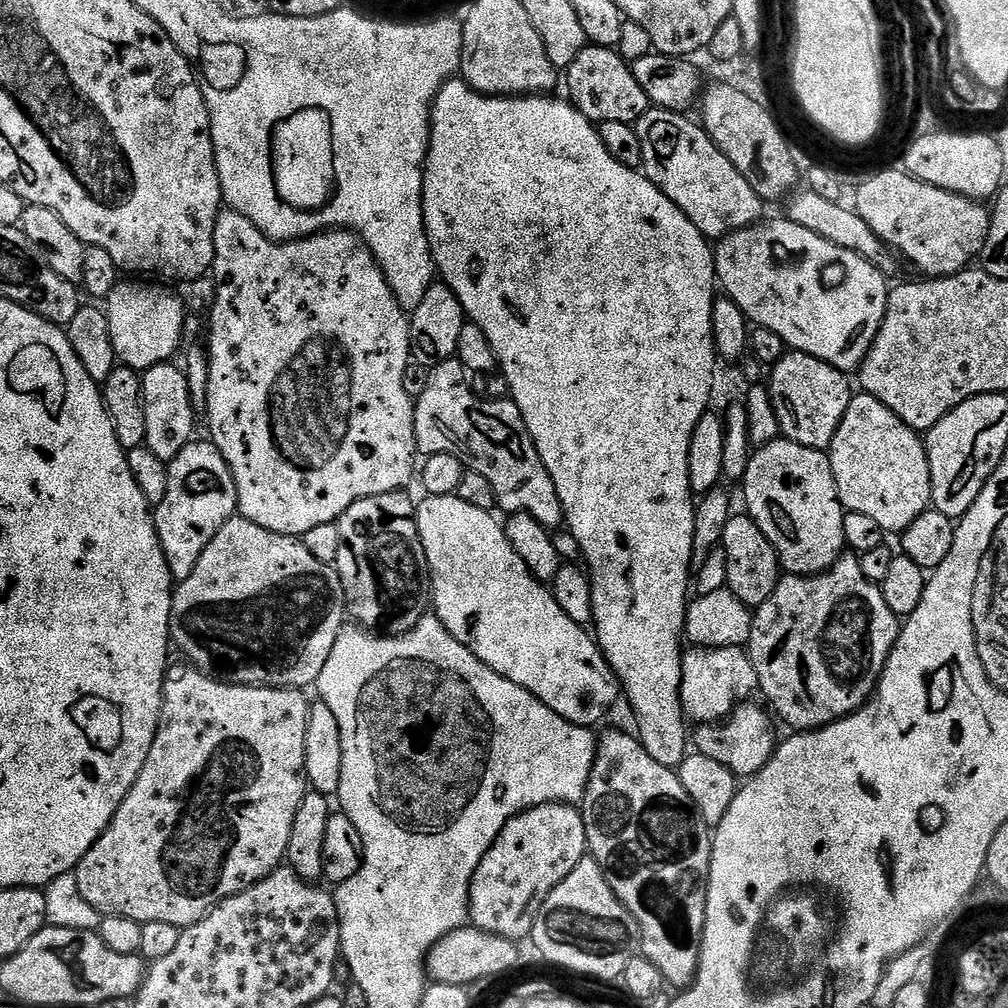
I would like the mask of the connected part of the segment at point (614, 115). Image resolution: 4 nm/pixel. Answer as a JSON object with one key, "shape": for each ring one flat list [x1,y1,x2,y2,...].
{"shape":[[585,46,578,58,570,62,566,76,567,99,587,120,597,126,606,122,635,125,636,120,648,112,650,101,646,90,638,86,638,78,634,78,629,61,625,60,616,48]]}

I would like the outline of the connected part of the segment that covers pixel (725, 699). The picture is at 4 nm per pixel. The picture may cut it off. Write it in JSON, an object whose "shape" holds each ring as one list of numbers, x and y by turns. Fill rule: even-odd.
{"shape":[[692,646,683,653,680,705,685,717,693,725,708,726,713,722,723,721,732,715,737,705,751,697,748,696,751,692,756,691,754,666,743,647,702,648]]}

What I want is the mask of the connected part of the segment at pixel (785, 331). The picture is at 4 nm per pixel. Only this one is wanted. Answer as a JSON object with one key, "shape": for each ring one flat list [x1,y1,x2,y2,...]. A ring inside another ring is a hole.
{"shape":[[787,218,767,220,715,241,716,279,723,295,736,304,753,325,774,330,791,351,810,354,842,373,855,373,884,321,889,277,866,262,866,258,842,250,842,246,826,242,826,238,818,238,818,234,806,230,806,226,798,226,798,222]]}

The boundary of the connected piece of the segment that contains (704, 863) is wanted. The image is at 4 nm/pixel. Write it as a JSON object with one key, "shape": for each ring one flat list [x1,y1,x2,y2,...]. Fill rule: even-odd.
{"shape":[[631,731,628,732,600,732,596,742,596,757,590,770,588,785,584,791,582,801,582,815,586,826,586,842,588,852,593,860,598,862,610,890,626,906,629,914,636,919,638,929,638,952,645,956,662,974,665,985,676,987,676,990,683,990,688,987,696,978,696,970,700,961,700,943,704,933,704,923,706,922,706,902,708,901,708,871,710,870,710,858,712,857,712,836,709,829,700,823,696,809,692,807,690,798,686,790,682,790,680,777,673,769,662,766,662,762,654,762,650,754,642,745,639,739]]}

